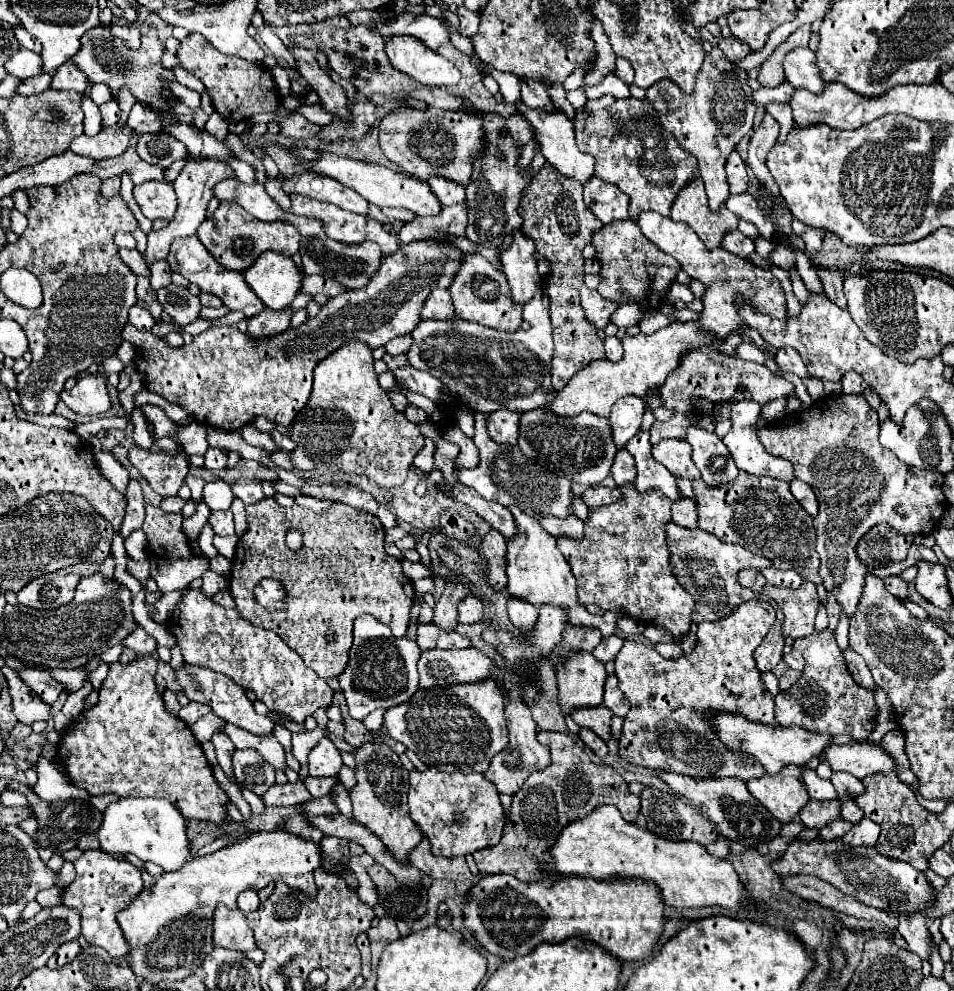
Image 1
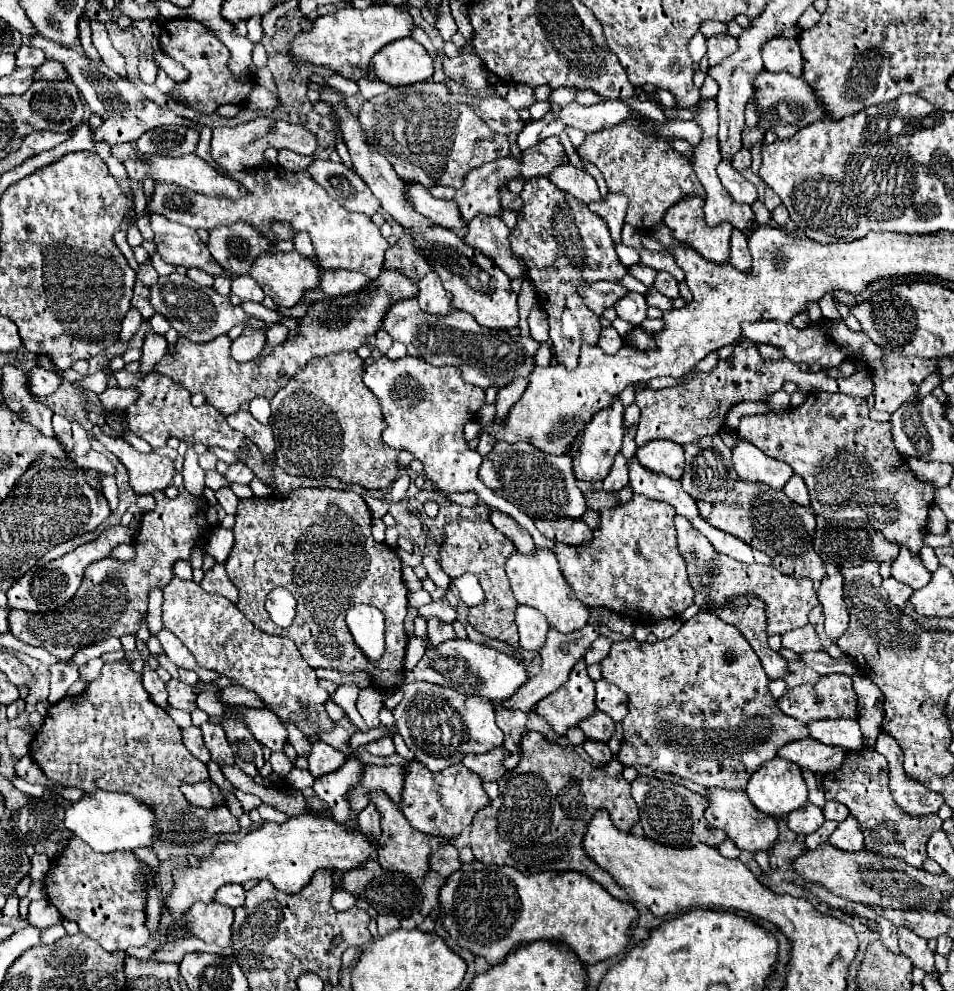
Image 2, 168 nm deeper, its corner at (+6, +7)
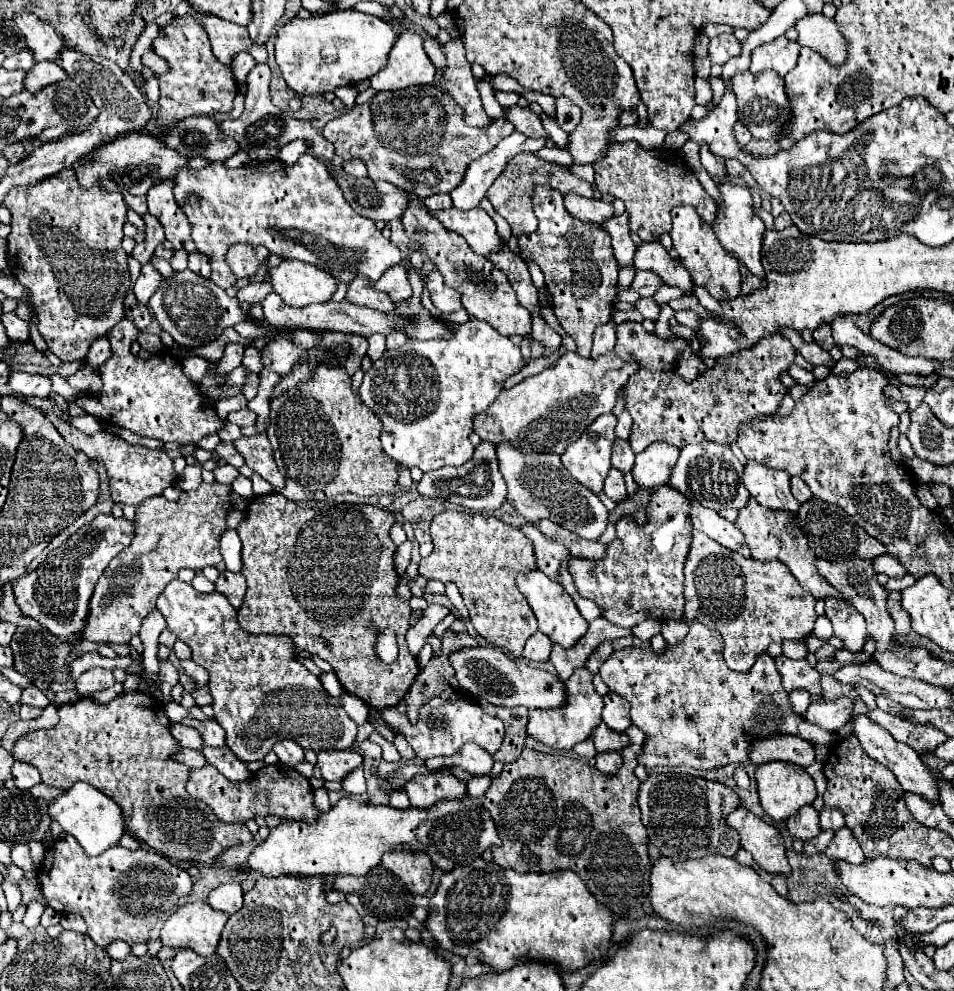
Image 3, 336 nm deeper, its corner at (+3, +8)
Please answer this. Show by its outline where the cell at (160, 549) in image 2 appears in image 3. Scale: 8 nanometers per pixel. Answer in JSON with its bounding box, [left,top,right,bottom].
[84,482,232,644]

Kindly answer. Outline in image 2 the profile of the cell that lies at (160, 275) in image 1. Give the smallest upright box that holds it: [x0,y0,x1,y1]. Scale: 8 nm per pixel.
[137,257,159,287]

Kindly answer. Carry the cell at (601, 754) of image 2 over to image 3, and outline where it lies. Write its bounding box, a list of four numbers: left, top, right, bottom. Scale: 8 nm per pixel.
[596,752,622,774]

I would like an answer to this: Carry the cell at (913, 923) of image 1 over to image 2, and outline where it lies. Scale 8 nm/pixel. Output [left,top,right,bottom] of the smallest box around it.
[899,931,935,973]

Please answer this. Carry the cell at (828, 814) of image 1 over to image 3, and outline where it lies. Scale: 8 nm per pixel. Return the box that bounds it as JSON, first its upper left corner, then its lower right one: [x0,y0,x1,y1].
[786,806,820,842]

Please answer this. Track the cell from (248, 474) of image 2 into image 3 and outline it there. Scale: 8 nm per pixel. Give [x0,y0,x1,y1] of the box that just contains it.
[216,442,244,468]

